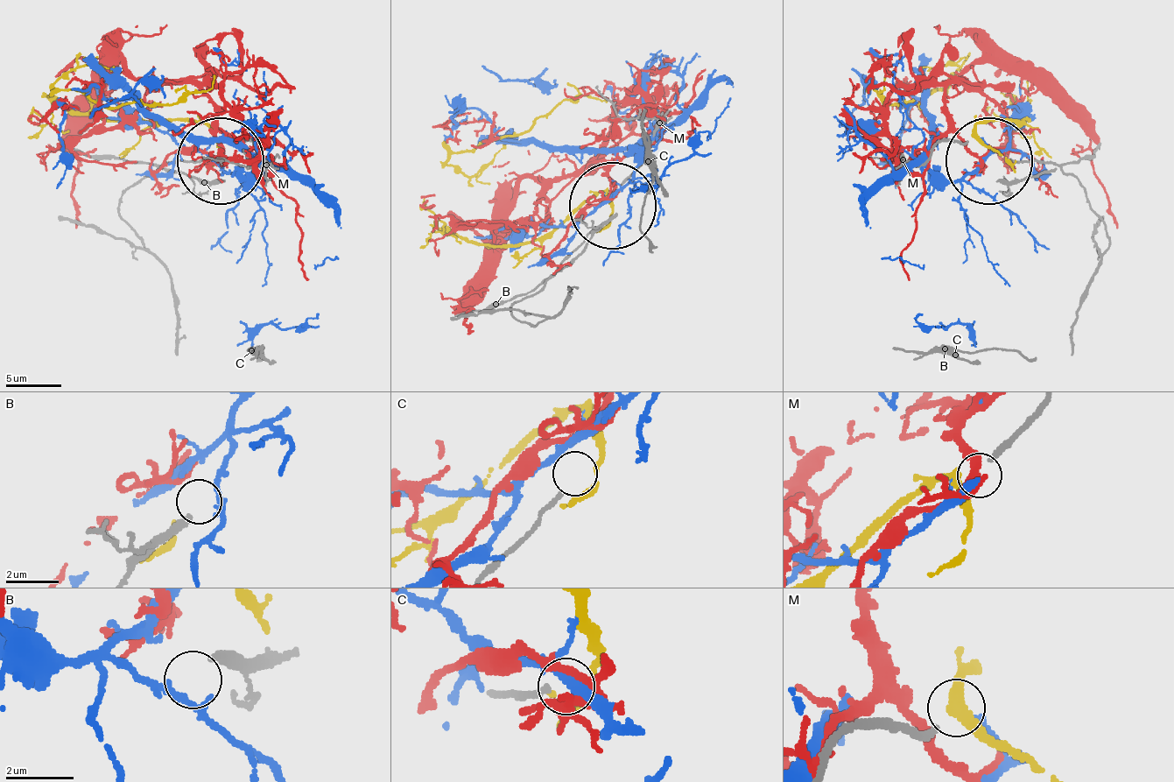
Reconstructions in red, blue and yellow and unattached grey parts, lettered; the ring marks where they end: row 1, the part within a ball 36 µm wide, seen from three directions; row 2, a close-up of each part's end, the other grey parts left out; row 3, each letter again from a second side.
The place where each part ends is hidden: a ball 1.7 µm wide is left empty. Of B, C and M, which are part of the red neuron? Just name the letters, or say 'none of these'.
none of these

